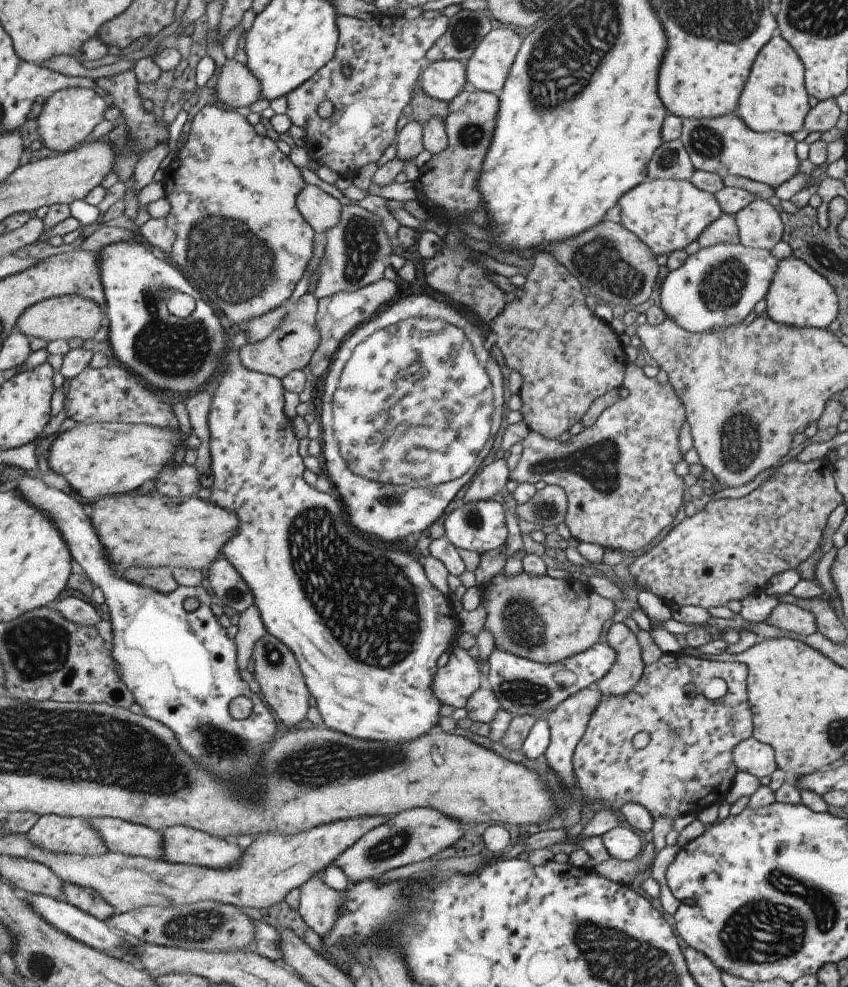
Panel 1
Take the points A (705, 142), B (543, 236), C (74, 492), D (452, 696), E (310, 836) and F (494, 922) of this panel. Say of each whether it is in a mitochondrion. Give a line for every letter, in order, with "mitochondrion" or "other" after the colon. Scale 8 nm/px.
A: mitochondrion
B: other
C: other
D: other
E: other
F: other

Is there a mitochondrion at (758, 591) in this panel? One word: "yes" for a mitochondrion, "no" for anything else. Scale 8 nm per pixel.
no

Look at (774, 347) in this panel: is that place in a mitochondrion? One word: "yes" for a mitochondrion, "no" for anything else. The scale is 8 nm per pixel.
no

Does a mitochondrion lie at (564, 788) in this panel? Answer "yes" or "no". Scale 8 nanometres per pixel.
no

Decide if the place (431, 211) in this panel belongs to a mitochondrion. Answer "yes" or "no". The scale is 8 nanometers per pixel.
no

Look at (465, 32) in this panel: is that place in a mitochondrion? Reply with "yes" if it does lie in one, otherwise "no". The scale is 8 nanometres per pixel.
yes

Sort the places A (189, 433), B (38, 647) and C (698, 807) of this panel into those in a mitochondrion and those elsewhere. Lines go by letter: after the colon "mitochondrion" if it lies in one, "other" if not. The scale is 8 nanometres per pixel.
A: other
B: mitochondrion
C: other

